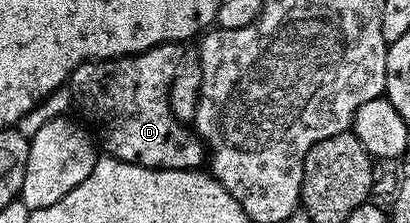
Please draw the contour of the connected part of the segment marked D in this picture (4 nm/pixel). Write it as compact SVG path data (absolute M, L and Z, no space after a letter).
M172 41L156 45L142 53L132 53L129 57L115 57L111 61L85 61L75 67L75 71L69 76L67 90L69 89L78 111L81 112L80 120L88 126L92 136L108 156L144 169L197 171L206 164L206 146L188 124L175 119L169 102L171 83L177 74L182 52L182 46Z

